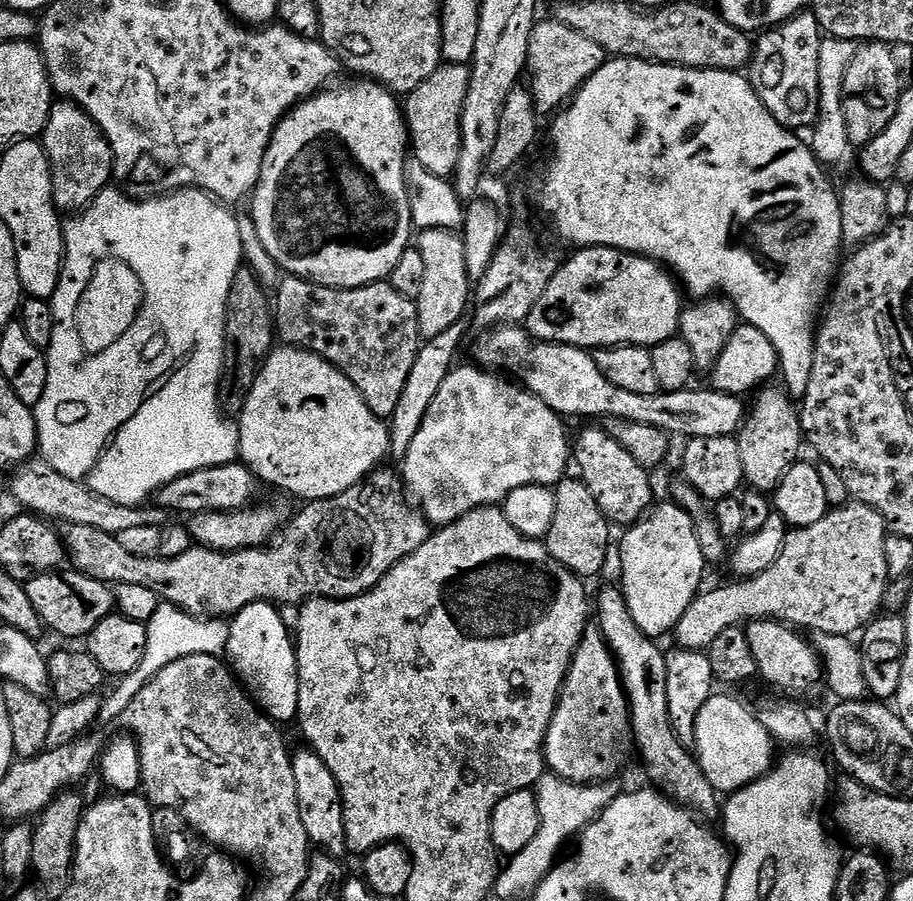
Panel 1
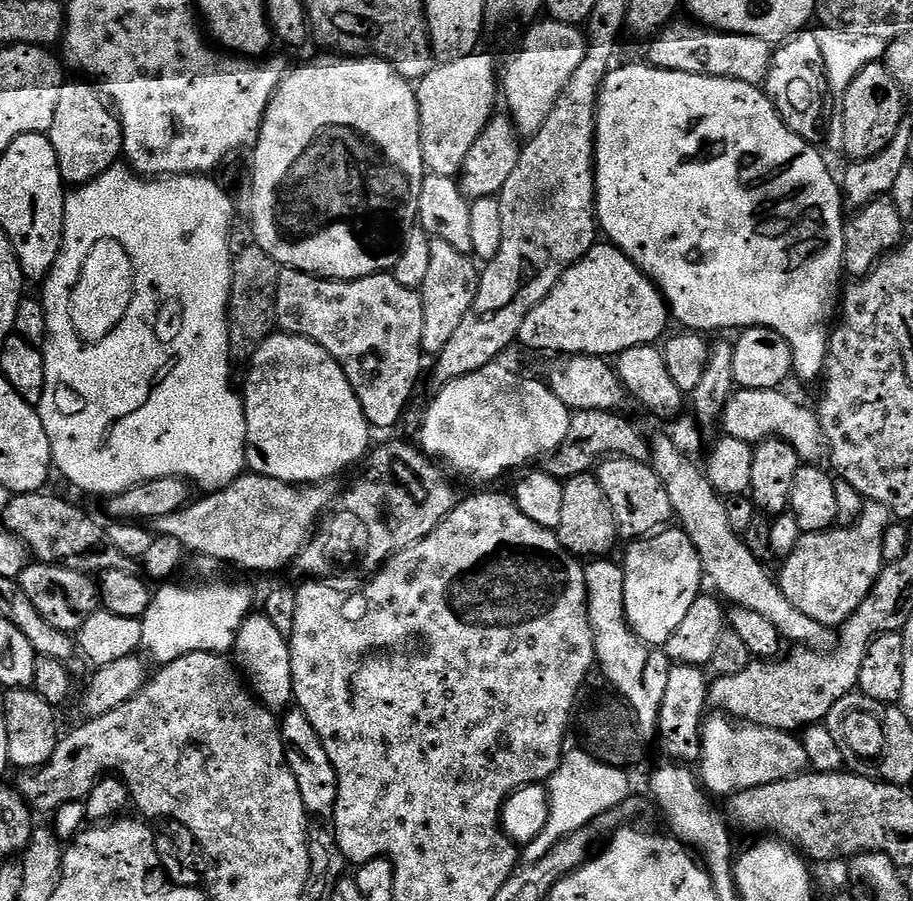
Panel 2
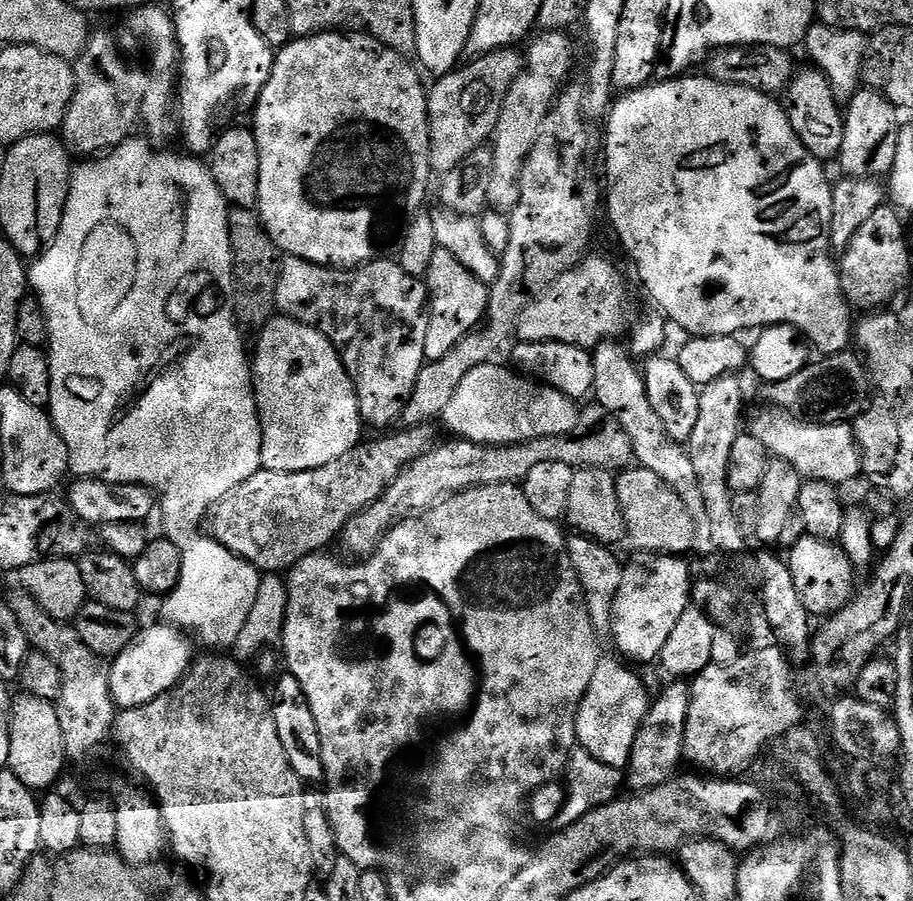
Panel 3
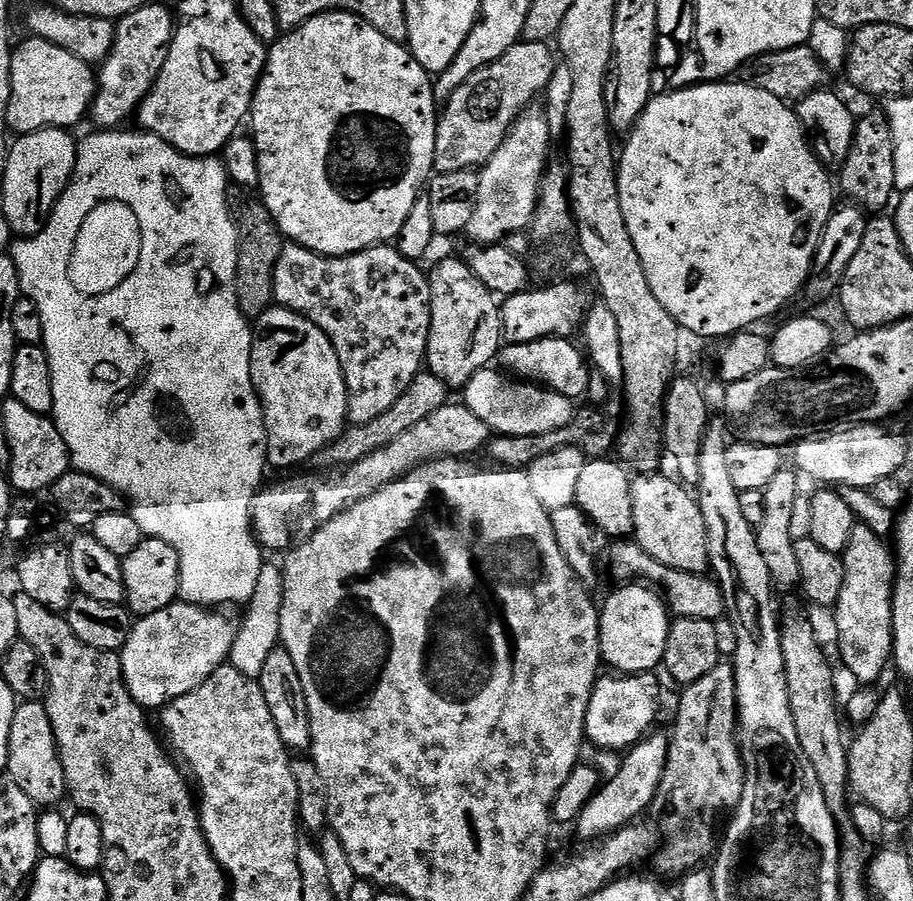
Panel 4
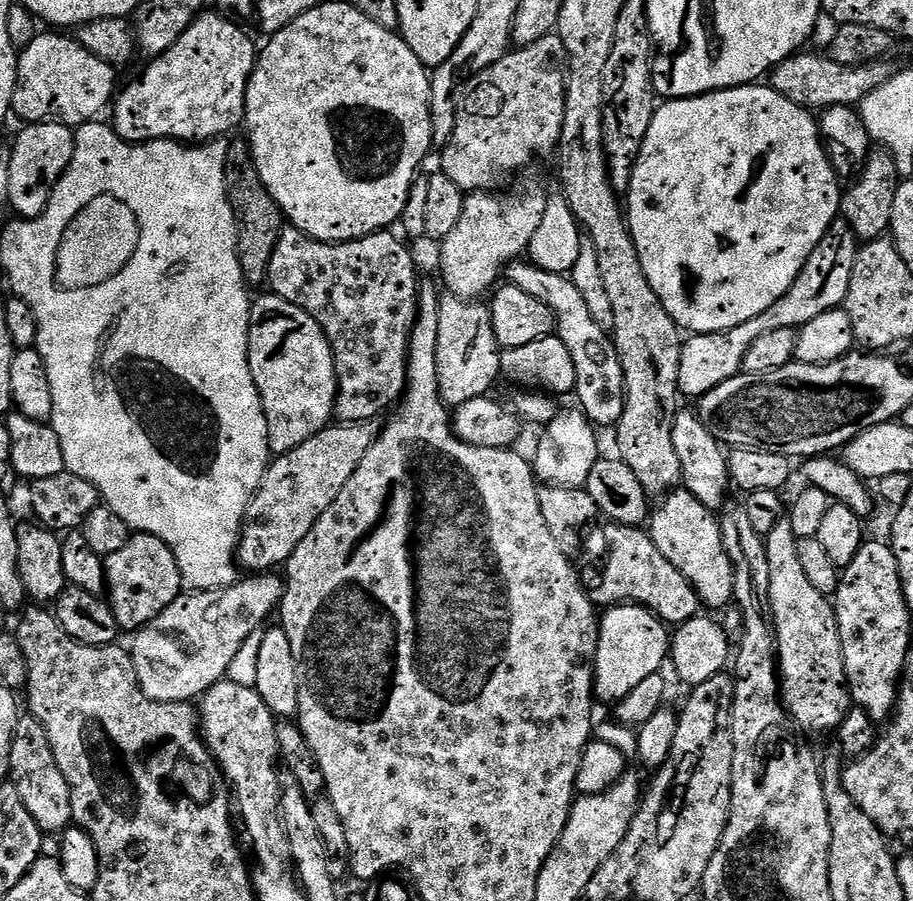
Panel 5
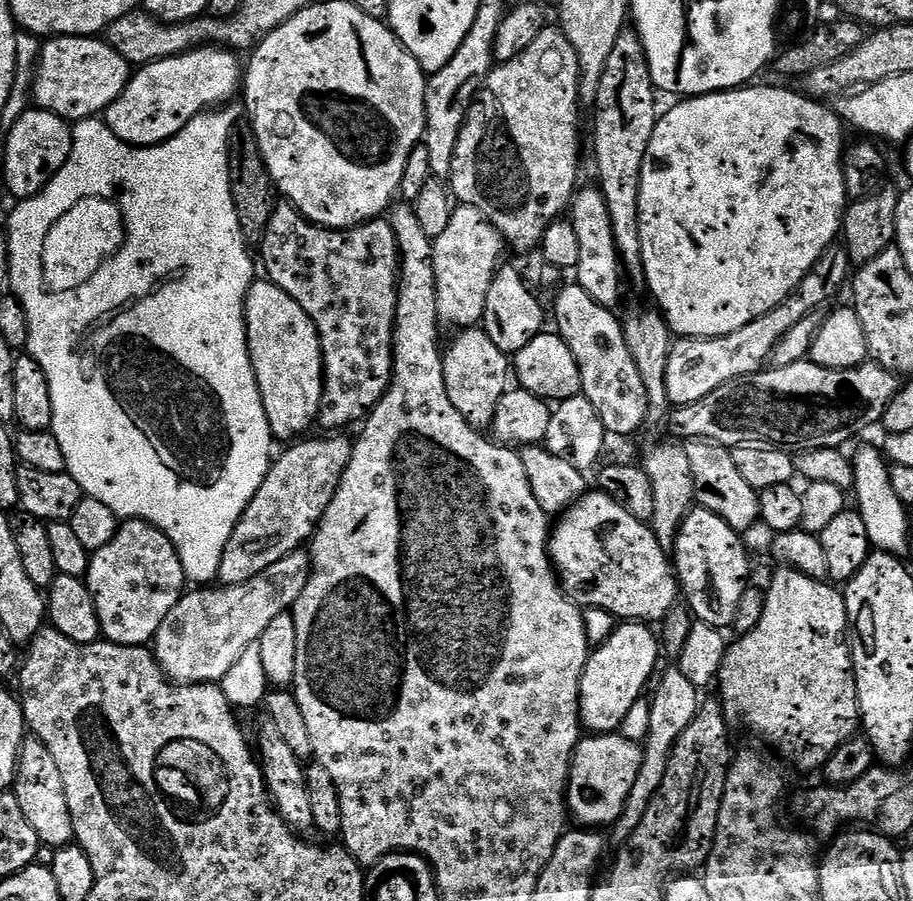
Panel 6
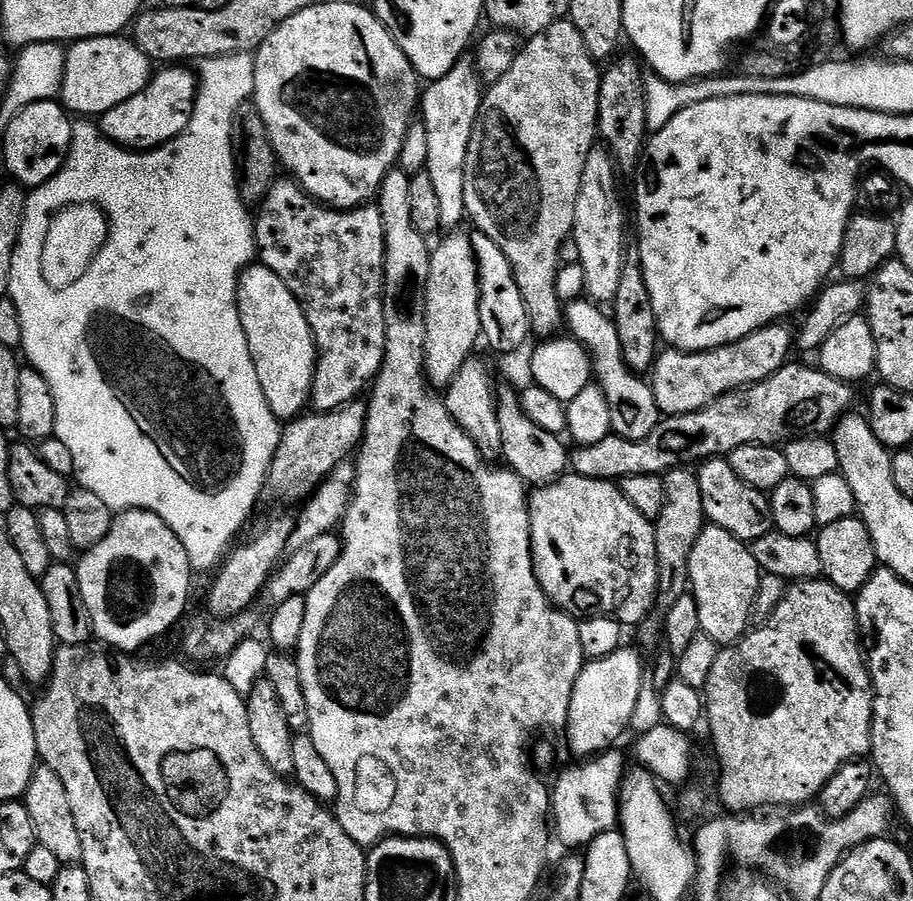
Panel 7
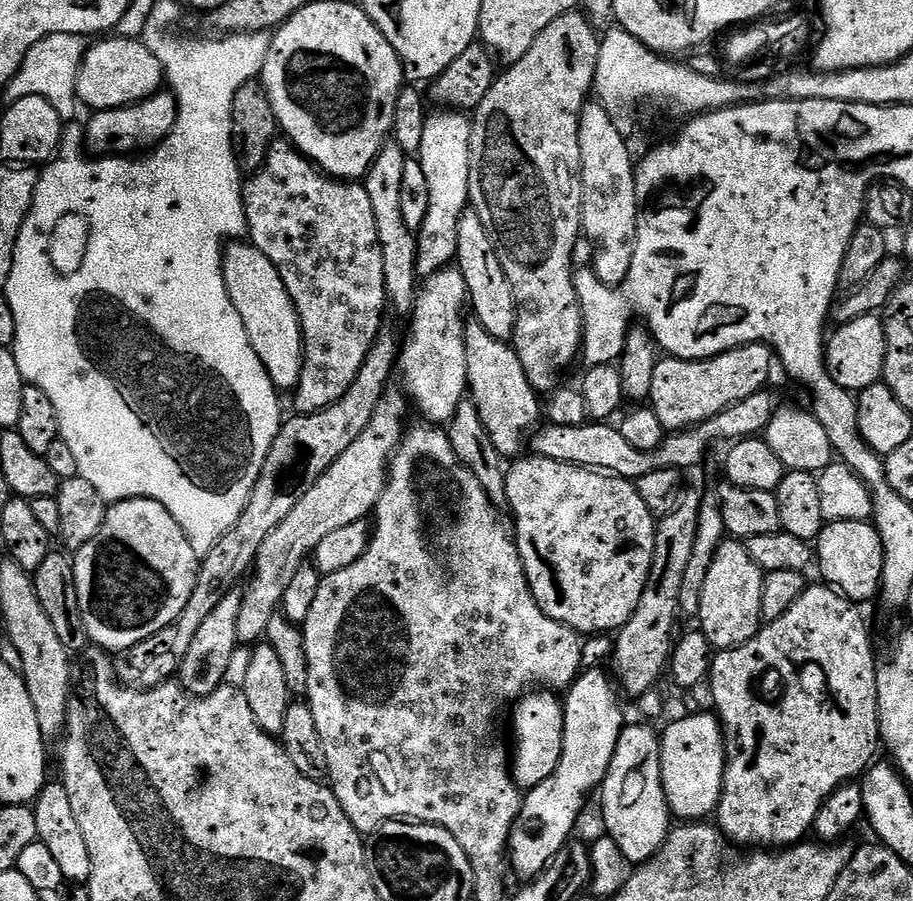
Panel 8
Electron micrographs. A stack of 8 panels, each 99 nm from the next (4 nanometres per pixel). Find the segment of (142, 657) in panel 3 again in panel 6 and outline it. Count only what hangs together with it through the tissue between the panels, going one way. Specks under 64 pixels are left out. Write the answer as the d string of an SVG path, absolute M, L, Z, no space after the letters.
M307 551L291 552L286 558L274 562L262 574L250 578L250 582L225 584L216 588L204 588L201 592L185 591L180 601L166 614L162 626L158 626L154 637L154 655L160 669L169 680L178 684L215 684L230 671L230 666L242 658L246 646L259 642L266 626L270 626L278 614L289 611L298 602L302 590L306 590L312 573L312 558Z

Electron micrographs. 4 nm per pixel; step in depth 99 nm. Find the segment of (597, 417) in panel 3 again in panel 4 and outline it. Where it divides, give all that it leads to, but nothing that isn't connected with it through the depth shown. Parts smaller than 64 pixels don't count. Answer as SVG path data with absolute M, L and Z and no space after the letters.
M587 406L575 413L572 420L562 430L554 430L550 434L530 434L529 436L501 436L493 435L486 445L486 453L493 465L501 470L527 470L531 464L538 462L546 454L554 450L563 448L577 448L588 458L604 458L608 452L617 447L618 444L618 424L596 406Z

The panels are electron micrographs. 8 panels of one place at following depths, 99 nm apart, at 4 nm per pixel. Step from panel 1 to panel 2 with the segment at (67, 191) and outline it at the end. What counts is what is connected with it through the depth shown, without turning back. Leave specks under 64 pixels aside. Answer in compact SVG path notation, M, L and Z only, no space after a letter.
M83 79L66 82L58 90L58 106L54 109L54 126L46 133L48 140L58 154L58 170L62 170L65 185L79 186L97 180L106 170L117 167L124 151L124 128L120 118L110 107L109 101L102 95L99 87L85 82Z

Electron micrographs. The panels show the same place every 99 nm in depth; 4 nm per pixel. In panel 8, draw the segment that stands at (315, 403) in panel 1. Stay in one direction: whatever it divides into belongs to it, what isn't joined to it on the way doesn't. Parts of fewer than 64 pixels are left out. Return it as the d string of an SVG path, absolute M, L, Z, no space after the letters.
M232 242L224 249L224 281L230 294L230 302L234 302L234 310L238 310L238 318L242 318L242 326L246 326L246 334L250 338L250 346L254 346L254 354L266 366L274 386L278 390L295 389L300 380L300 371L304 361L304 336L300 332L300 319L296 313L294 302L270 258L262 254L251 242Z

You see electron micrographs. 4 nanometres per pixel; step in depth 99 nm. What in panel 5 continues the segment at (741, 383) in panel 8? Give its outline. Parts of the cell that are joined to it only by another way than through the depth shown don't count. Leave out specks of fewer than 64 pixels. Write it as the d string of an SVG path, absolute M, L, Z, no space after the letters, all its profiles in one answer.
M838 218L826 230L822 242L814 246L810 258L806 258L806 266L794 278L794 286L770 306L770 310L762 310L758 318L750 318L750 322L742 322L742 326L734 326L725 332L697 332L689 335L680 345L680 361L678 362L678 387L681 397L705 396L710 390L722 386L730 378L741 375L746 350L758 342L770 330L783 328L803 328L806 322L814 322L818 314L826 314L830 310L841 307L850 290L850 278L854 278L854 262L862 247L860 241L850 230L844 219Z

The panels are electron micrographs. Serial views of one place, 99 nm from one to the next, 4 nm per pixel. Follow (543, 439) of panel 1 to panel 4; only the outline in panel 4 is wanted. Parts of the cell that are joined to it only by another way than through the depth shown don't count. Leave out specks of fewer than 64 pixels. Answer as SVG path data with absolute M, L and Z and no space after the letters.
M491 367L483 368L476 374L467 388L463 389L462 400L493 433L501 436L529 436L550 434L562 430L574 415L574 401L568 396L519 378L513 378L503 371L492 372Z

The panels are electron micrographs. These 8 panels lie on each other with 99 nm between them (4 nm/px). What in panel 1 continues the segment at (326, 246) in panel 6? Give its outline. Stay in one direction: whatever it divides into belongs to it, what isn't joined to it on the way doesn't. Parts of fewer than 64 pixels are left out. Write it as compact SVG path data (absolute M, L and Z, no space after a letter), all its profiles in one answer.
M291 274L279 281L276 290L275 335L281 336L285 345L305 348L330 361L350 378L379 420L392 417L422 345L415 300L402 298L390 282L361 288L323 288Z

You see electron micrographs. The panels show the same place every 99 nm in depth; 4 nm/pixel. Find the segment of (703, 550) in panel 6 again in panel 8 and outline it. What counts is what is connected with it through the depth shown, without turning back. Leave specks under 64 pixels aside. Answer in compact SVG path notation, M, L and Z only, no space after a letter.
M728 538L720 545L701 591L698 617L699 631L712 643L713 649L737 648L759 634L762 627L764 574L739 539Z

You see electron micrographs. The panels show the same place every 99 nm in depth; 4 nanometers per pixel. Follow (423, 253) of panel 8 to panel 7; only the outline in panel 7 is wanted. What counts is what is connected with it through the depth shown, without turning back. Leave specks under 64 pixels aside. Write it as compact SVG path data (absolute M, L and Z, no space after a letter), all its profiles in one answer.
M462 58L452 67L450 74L431 81L423 89L418 105L419 115L426 126L427 157L426 171L434 182L438 197L440 226L444 230L456 230L465 223L466 213L466 154L470 146L470 134L474 130L476 115L480 113L482 81L471 59Z

